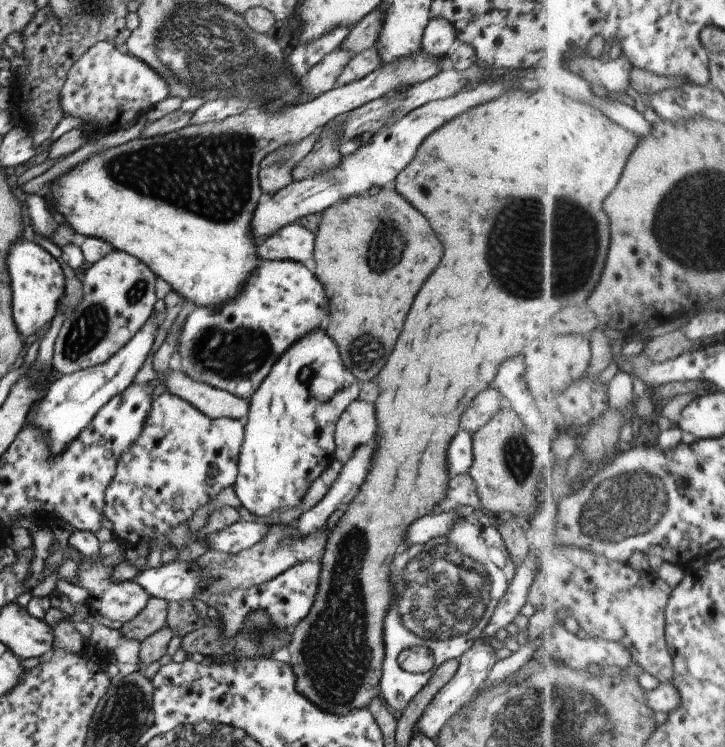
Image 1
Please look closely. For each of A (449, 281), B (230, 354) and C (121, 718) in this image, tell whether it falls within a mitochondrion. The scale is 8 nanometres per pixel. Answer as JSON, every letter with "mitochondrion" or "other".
{"A":"other","B":"mitochondrion","C":"mitochondrion"}

